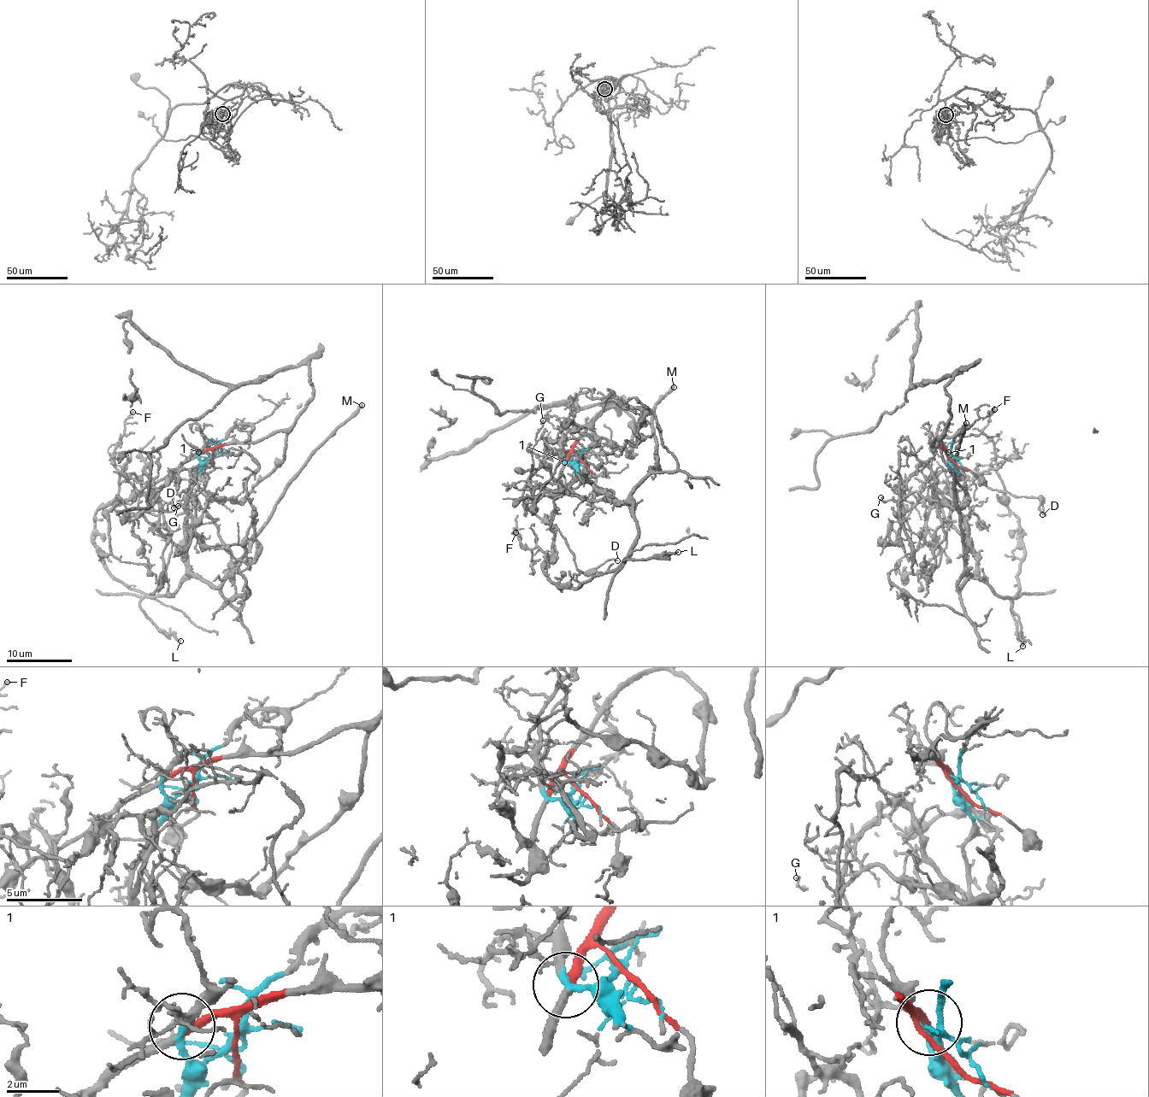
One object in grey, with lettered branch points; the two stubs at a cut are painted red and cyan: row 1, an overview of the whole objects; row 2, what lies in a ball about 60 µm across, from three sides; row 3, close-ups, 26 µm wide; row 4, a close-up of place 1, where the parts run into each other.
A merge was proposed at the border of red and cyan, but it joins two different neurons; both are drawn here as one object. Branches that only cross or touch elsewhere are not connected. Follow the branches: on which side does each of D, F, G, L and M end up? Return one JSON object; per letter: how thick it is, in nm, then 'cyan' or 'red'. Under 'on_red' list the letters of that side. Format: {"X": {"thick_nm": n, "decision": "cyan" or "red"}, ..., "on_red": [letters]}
{"D": {"thick_nm": 140, "decision": "red"}, "F": {"thick_nm": 130, "decision": "cyan"}, "G": {"thick_nm": 170, "decision": "cyan"}, "L": {"thick_nm": 220, "decision": "cyan"}, "M": {"thick_nm": 280, "decision": "cyan"}, "on_red": ["D"]}

